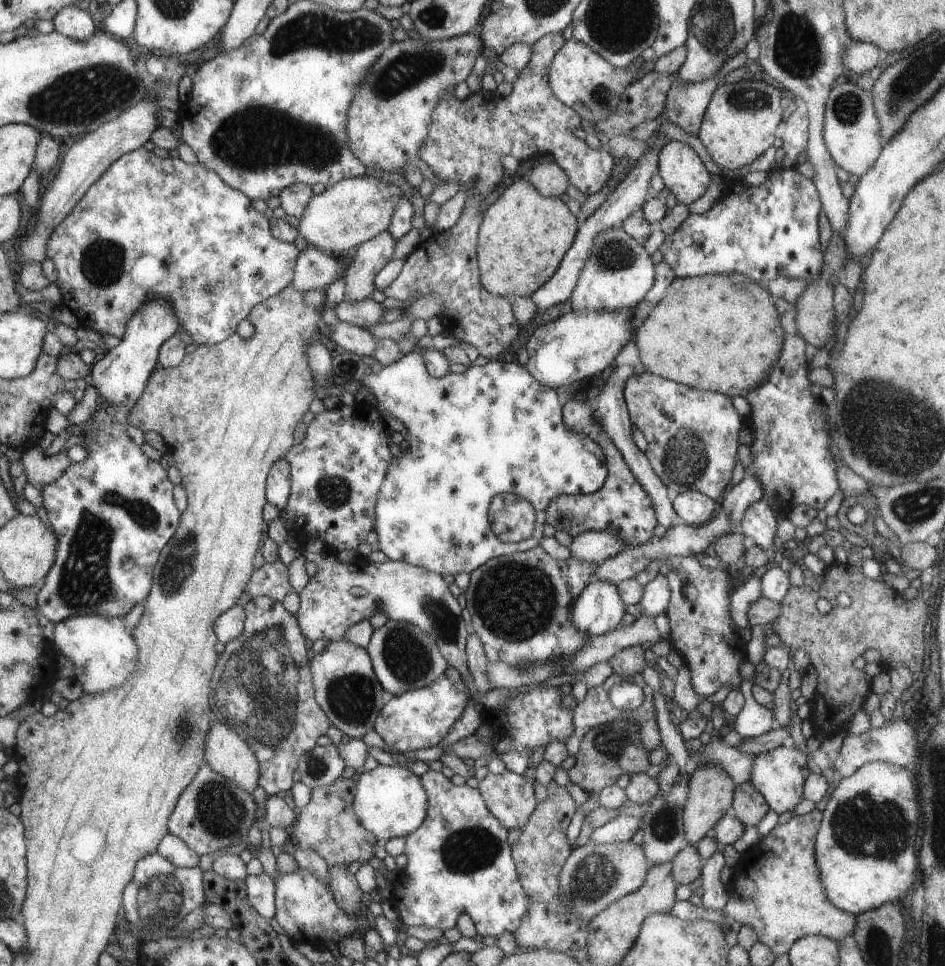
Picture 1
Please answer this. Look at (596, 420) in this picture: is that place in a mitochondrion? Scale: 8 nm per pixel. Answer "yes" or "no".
no

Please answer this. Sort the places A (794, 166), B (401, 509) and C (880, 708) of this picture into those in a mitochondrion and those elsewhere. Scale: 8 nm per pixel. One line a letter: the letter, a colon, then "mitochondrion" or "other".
A: other
B: other
C: other

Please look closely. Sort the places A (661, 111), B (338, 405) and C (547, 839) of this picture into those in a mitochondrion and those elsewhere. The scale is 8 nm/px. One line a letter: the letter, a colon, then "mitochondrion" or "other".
A: other
B: other
C: other

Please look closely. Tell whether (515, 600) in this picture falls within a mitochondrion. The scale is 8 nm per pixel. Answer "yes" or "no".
yes

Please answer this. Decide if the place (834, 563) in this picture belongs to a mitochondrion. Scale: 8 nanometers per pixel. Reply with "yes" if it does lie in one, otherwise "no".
no

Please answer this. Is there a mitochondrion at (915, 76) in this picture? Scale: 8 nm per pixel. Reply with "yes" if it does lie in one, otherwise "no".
yes

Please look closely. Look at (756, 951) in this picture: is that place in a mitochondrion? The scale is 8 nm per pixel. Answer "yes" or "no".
no

